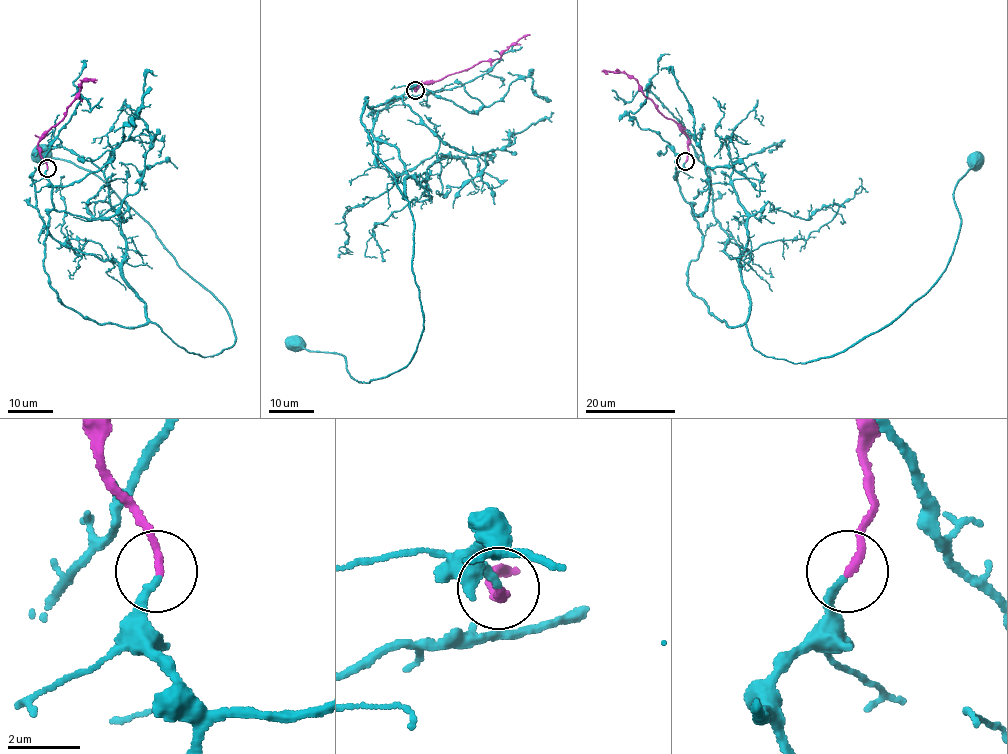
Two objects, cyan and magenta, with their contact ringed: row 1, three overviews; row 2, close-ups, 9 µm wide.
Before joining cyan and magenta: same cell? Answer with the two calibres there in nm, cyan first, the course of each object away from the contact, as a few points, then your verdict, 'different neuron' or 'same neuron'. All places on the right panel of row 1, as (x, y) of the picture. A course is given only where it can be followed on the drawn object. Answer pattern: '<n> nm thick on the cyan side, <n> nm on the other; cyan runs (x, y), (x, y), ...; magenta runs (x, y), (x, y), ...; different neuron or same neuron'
200 nm thick on the cyan side, 220 nm on the other; cyan runs (686, 162), (677, 184), (702, 235), (688, 286), (746, 324), (754, 349), (806, 363), (930, 290), (975, 159); magenta runs (686, 161), (687, 137), (678, 124), (664, 116), (656, 104), (644, 95), (638, 81), (623, 72), (601, 71); same neuron

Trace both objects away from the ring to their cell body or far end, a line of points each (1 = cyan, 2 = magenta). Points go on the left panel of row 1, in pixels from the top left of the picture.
1: (47, 169), (61, 303), (203, 357), (235, 343), (136, 212), (38, 152)
2: (47, 168), (38, 144), (58, 124), (83, 81), (96, 80)

